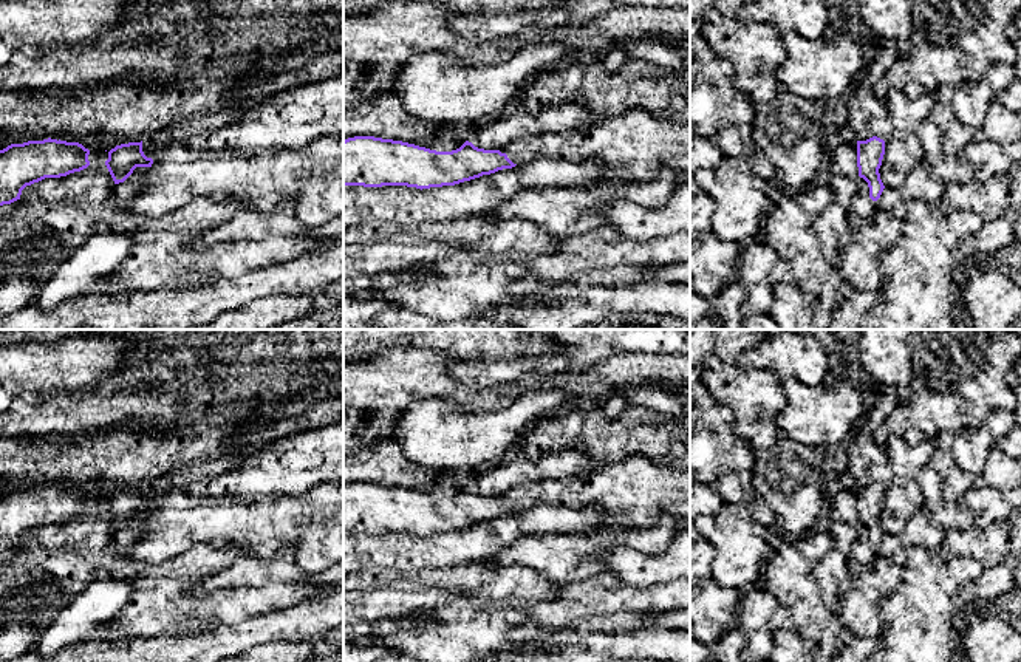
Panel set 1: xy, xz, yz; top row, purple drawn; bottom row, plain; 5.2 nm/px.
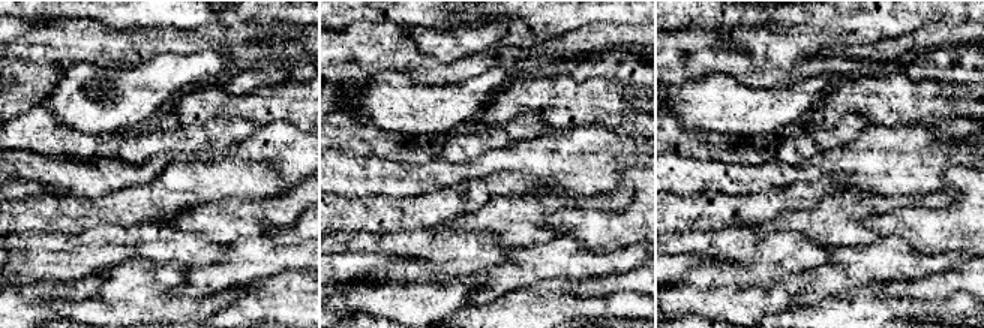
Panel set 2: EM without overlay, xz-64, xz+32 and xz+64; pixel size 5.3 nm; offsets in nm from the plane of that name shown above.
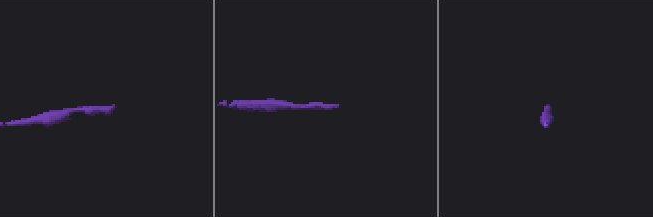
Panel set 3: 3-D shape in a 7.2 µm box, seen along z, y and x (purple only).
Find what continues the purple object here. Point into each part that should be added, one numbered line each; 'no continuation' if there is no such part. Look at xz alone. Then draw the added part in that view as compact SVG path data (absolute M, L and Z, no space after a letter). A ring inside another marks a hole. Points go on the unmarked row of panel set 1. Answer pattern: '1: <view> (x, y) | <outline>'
1: xz (633, 491) | M630 456L617 462L606 462L602 470L592 473L524 483L500 498L506 500L514 510L524 510L535 504L599 506L610 514L610 529L650 527L662 521L665 504L690 500L690 469L670 469L644 456Z

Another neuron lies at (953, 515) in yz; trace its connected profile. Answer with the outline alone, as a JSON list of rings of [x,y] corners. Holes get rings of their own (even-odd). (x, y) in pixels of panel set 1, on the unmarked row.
[[[925,464],[917,473],[917,483],[924,495],[924,509],[930,515],[930,521],[944,529],[968,529],[975,515],[964,509],[958,501],[947,501],[942,490],[942,481],[931,464]]]

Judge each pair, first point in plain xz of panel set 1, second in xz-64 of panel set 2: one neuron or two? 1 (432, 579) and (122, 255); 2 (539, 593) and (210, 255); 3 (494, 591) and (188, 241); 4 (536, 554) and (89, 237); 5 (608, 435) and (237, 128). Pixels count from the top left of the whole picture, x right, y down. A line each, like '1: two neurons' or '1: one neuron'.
1: two neurons
2: one neuron
3: one neuron
4: two neurons
5: two neurons

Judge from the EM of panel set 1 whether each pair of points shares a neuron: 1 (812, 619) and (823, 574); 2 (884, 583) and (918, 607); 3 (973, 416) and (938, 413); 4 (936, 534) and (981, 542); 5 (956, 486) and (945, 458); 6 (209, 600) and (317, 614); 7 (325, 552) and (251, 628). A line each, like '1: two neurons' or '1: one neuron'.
1: two neurons
2: two neurons
3: two neurons
4: two neurons
5: one neuron
6: two neurons
7: two neurons

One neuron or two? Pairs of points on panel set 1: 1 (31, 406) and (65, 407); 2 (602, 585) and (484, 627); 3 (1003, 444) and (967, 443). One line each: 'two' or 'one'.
1: one
2: one
3: two

